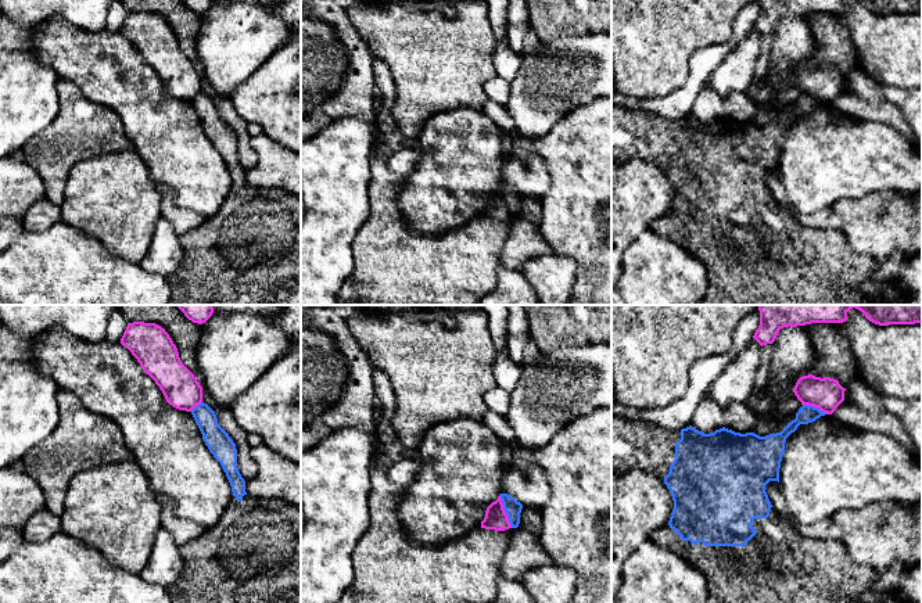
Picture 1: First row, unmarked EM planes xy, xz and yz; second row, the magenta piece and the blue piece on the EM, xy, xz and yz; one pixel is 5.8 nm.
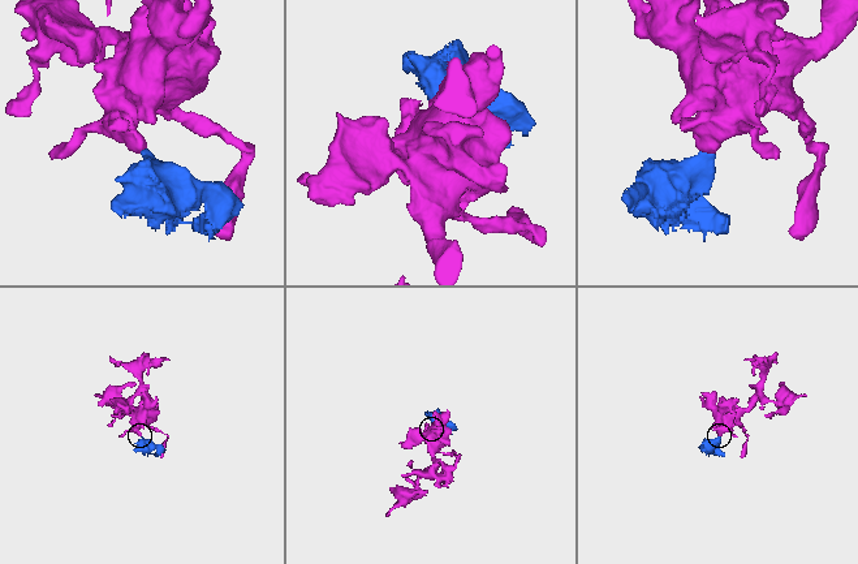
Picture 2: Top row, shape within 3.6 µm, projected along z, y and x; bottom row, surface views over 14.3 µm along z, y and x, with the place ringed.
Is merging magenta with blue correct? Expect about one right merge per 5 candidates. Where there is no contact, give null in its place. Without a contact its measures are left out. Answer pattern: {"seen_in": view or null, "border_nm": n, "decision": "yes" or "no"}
{"seen_in": "xz", "border_nm": 200, "decision": "no"}

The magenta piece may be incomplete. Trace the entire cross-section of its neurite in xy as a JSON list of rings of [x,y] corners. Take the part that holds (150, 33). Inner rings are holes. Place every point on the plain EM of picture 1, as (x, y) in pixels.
[[[128,12],[121,33],[155,71],[169,94],[191,101],[202,91],[202,76],[182,53],[177,37],[165,18],[155,12]]]

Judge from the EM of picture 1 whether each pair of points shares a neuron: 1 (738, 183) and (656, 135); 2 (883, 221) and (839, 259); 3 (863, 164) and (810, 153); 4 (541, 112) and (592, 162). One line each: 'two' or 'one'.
1: one
2: two
3: one
4: two

